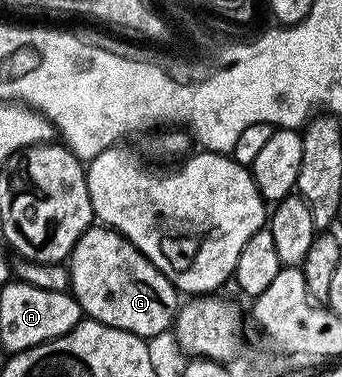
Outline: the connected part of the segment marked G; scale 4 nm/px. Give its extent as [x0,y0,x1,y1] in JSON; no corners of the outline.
[66,224,181,340]

